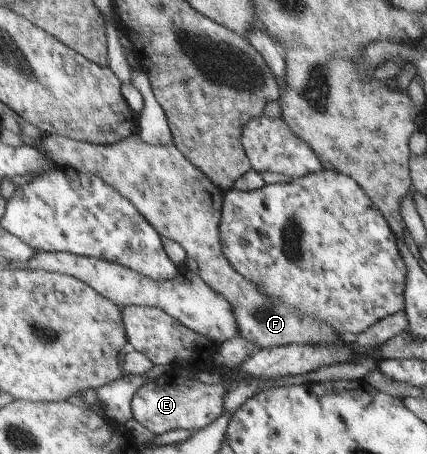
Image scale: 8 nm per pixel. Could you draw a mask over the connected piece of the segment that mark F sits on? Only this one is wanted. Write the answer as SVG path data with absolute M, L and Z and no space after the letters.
M47 134L43 139L36 142L39 152L47 153L53 164L58 168L71 167L79 173L89 173L89 175L97 175L99 179L107 181L107 185L113 185L115 189L127 197L131 201L131 205L135 205L135 209L139 209L147 217L154 229L158 231L161 237L177 241L183 249L185 249L186 257L195 259L198 266L198 275L203 279L205 285L211 286L225 297L227 303L231 305L233 317L237 321L239 328L239 337L243 337L249 342L261 348L277 348L287 345L339 345L346 343L351 336L346 337L341 331L333 329L329 323L321 321L319 317L305 315L299 309L295 309L293 305L283 303L281 299L271 299L267 295L263 295L259 291L259 287L255 287L249 279L245 279L241 273L233 266L233 263L223 255L223 239L222 232L222 213L223 213L223 197L225 193L215 185L215 181L211 181L203 171L199 171L198 167L193 165L186 155L182 153L177 145L152 145L142 141L137 135L131 135L127 139L121 139L112 145L96 145L93 143L84 143L75 141L58 134Z

